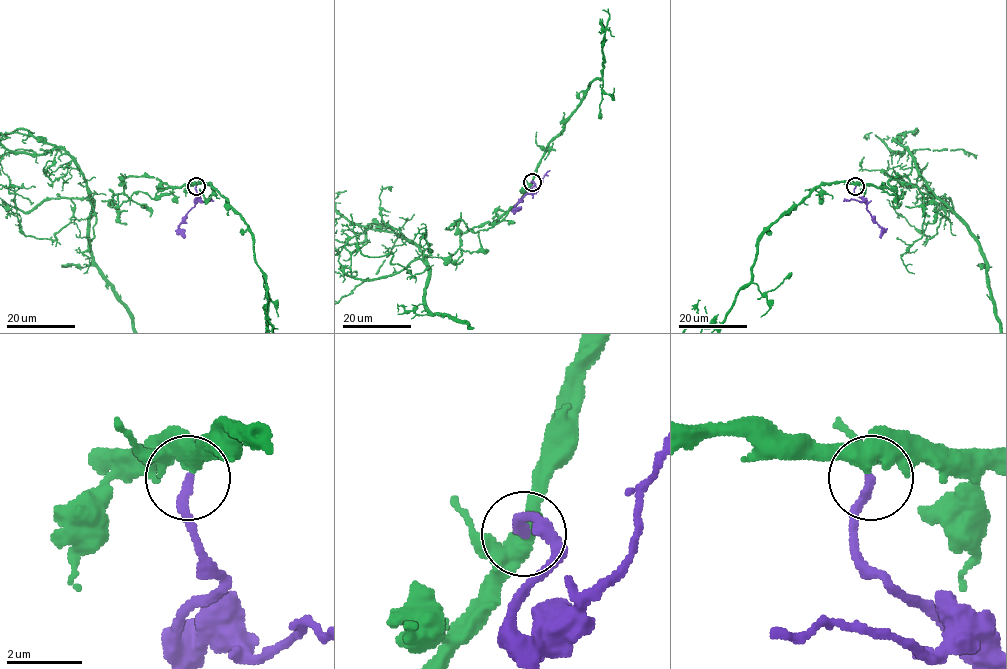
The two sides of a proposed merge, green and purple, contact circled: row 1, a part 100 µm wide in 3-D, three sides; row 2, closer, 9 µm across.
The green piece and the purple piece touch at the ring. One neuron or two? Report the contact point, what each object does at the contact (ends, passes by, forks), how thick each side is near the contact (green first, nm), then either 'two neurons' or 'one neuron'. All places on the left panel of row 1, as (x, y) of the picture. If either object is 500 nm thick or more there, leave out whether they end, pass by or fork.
at (196, 186); green passes by; purple ends there; 440 nm thick on the green side, 240 nm on the other; one neuron

